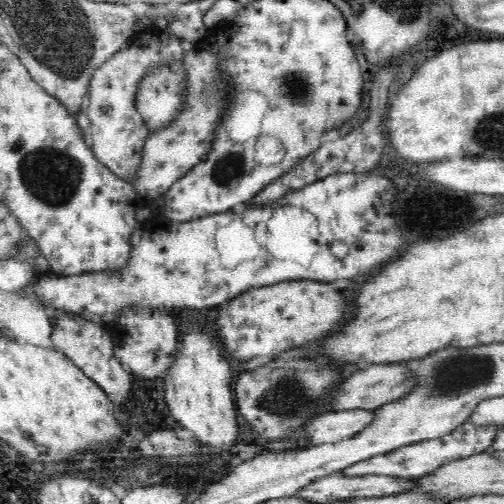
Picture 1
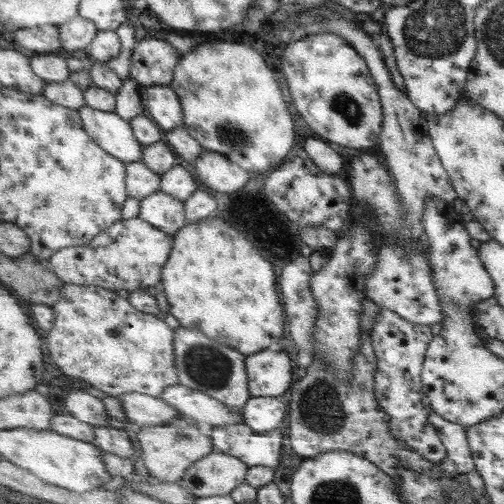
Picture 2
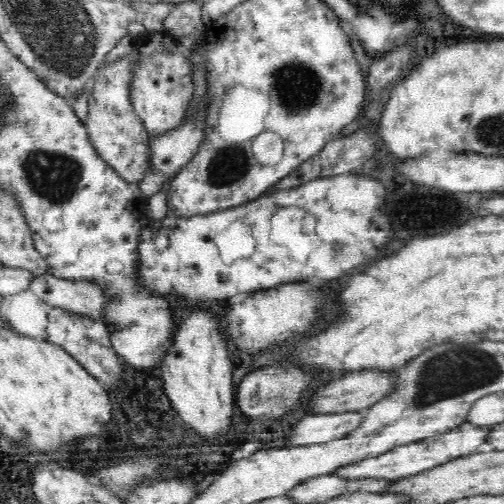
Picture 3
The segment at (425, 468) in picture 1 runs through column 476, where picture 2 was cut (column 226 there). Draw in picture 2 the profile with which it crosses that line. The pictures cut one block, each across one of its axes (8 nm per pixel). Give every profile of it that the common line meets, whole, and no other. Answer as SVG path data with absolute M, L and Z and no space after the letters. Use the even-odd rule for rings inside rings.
M237 422L213 428L209 438L211 444L217 448L217 452L239 458L247 468L265 466L273 470L279 464L281 438L283 438L279 430L255 434L249 426Z

